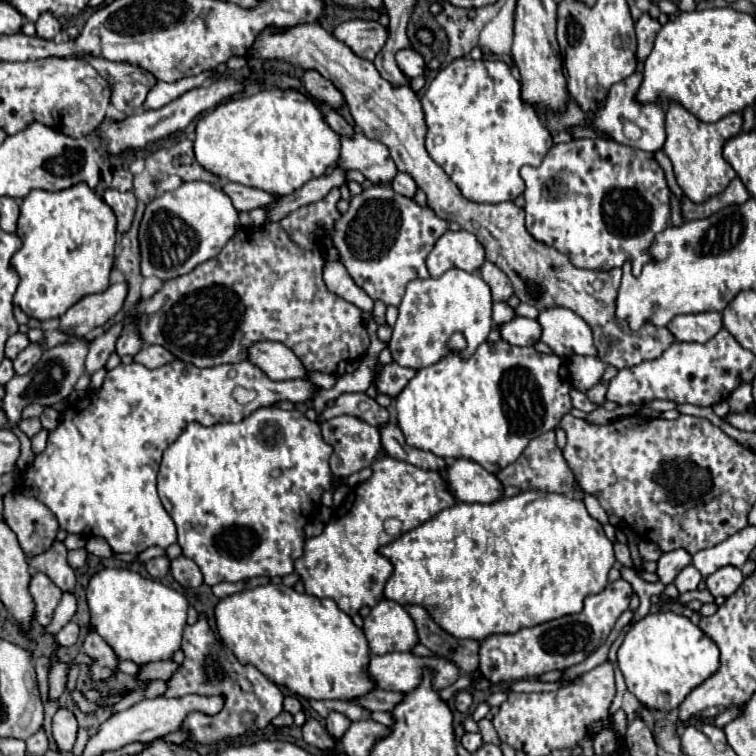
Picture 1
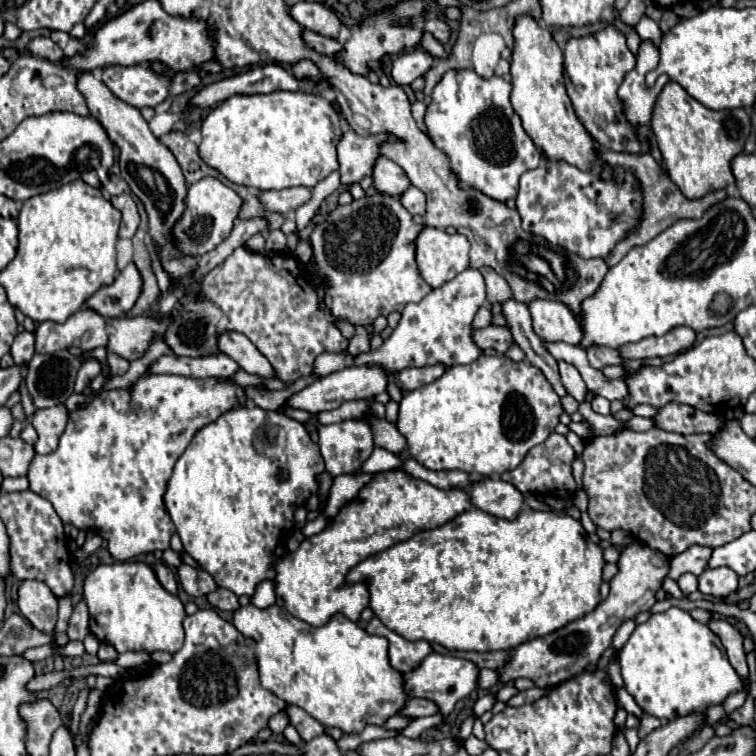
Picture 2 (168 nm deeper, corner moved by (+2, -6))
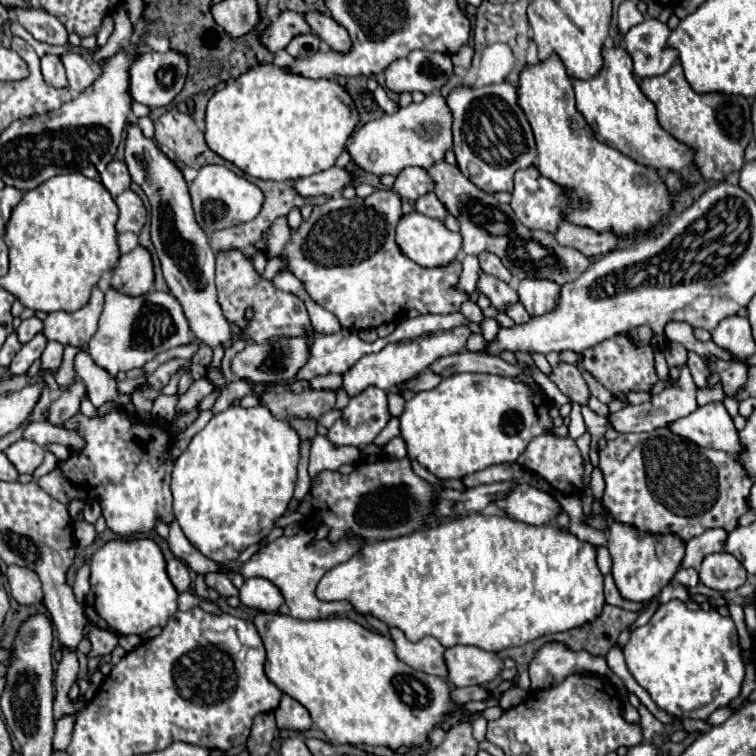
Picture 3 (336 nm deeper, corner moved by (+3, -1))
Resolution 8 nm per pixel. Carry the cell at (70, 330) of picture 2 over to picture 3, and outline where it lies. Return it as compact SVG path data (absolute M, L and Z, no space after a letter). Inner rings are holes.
M95 287L89 303L83 309L73 313L65 313L65 311L49 313L45 319L43 333L47 335L49 341L83 347L97 331L97 321L101 317L101 311L103 311L103 291Z

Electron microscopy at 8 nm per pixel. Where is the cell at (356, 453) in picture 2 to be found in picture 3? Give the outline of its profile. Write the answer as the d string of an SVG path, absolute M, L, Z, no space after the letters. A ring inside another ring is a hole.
M371 385L361 391L361 395L351 397L341 419L335 421L327 437L337 445L365 447L373 443L381 429L385 429L389 417L387 393Z

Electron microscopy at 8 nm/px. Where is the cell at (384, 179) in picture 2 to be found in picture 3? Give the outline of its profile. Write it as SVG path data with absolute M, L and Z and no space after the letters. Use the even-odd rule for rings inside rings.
M407 167L405 171L401 171L401 175L397 175L395 181L395 193L399 193L403 199L415 201L425 193L431 193L435 189L433 179L429 177L429 173L421 167Z

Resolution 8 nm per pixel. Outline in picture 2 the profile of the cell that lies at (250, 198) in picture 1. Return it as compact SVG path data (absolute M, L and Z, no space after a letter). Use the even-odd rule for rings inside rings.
M286 188L286 190L270 190L258 192L258 200L268 212L292 214L300 204L310 200L310 188Z

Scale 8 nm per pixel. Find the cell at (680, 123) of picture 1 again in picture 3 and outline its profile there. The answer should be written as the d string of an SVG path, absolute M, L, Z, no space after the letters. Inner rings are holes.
M673 63L665 75L641 79L639 87L643 95L655 103L659 125L695 151L695 165L705 179L725 181L727 175L741 171L745 147L753 139L751 105L743 95L695 93L685 79L681 63Z

